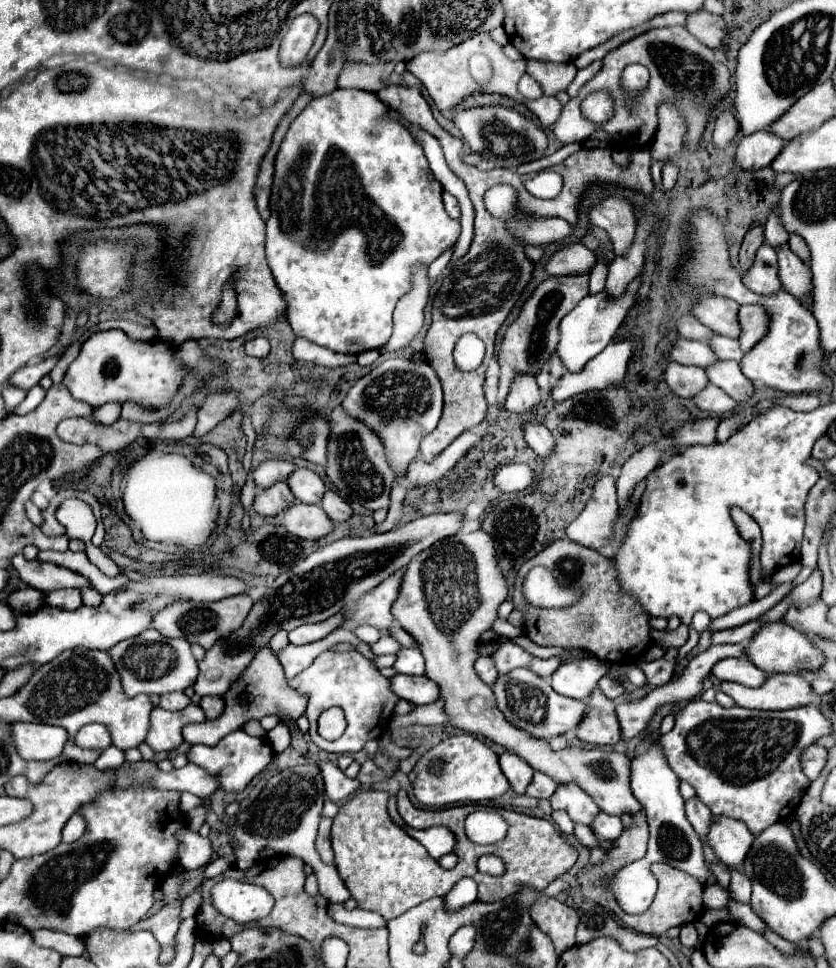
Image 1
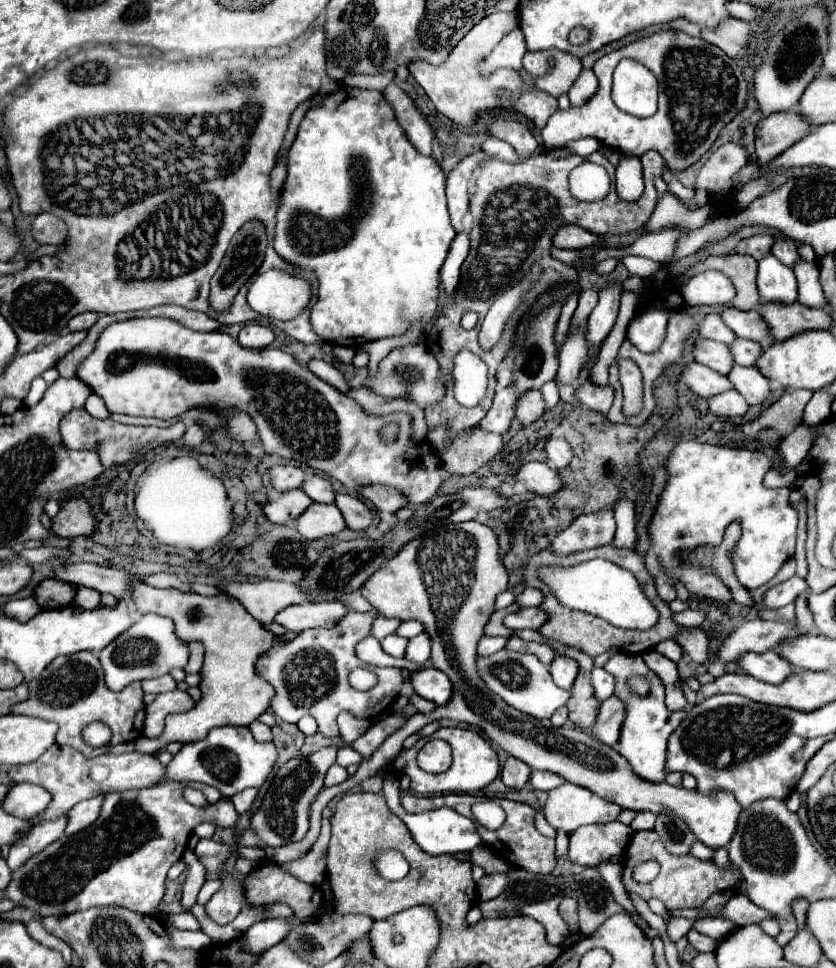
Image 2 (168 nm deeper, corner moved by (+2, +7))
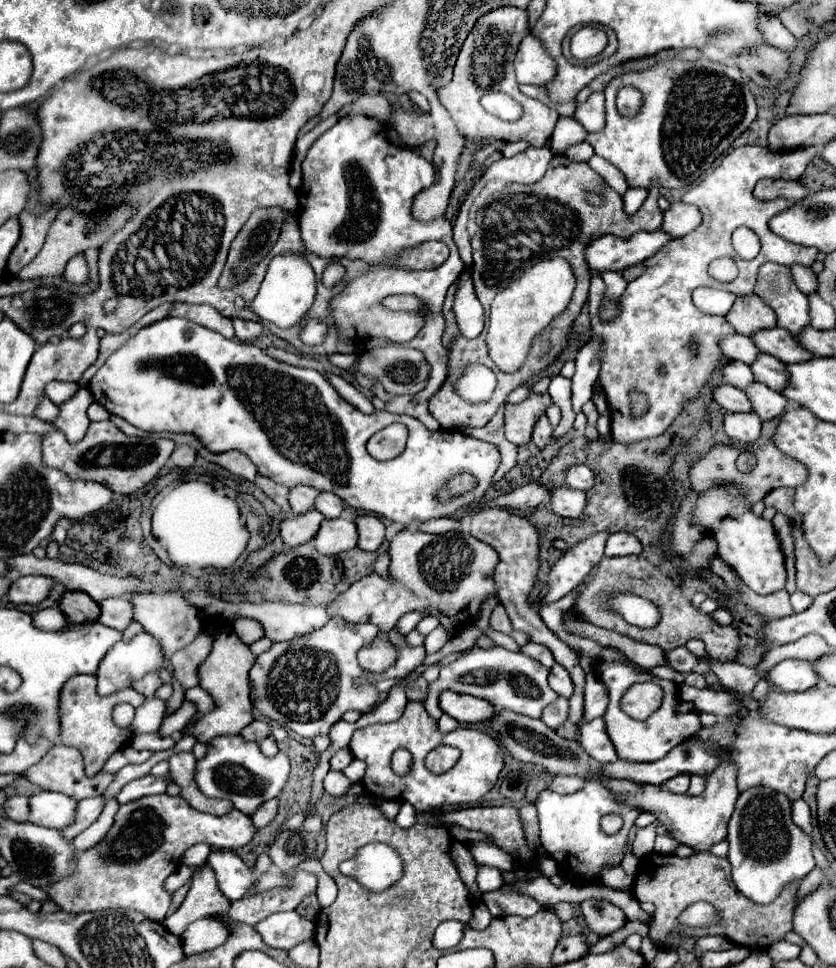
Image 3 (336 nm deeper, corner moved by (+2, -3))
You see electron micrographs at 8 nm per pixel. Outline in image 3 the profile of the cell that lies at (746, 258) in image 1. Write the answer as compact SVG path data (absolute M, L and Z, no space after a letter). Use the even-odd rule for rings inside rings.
M755 294L739 296L725 318L735 328L737 334L745 334L745 336L753 334L755 330L773 328L777 322L775 312Z

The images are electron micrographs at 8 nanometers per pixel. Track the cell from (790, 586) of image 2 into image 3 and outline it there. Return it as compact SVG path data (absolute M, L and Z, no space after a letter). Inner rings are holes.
M793 592L791 594L791 606L793 606L793 610L795 612L801 612L801 610L805 610L805 608L809 608L809 604L813 602L813 598L811 596L807 596L805 592Z

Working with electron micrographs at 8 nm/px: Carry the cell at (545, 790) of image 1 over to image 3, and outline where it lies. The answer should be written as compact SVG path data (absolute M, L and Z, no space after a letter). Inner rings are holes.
M557 776L557 778L553 778L553 782L549 784L549 790L551 790L551 792L557 792L557 794L573 794L573 792L577 792L583 784L585 784L585 780L579 780L579 778L575 778L575 776Z

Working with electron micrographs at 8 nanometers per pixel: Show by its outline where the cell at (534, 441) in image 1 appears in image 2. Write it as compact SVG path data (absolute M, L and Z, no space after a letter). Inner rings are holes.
M549 436L547 444L545 444L545 450L547 450L547 458L549 462L555 466L555 468L567 468L573 460L573 450L571 446L565 442L565 438L559 438L559 436Z

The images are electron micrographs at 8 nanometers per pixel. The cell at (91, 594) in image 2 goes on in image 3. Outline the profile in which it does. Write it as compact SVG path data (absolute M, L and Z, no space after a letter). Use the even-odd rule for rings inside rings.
M105 598L99 602L99 608L101 608L101 614L99 614L97 622L105 624L105 626L113 626L117 630L123 630L129 626L129 622L133 622L131 604L127 600Z

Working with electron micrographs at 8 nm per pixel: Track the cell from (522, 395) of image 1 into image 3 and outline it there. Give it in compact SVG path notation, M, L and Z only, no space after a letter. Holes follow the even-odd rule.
M541 414L541 416L537 418L537 422L535 422L535 426L533 426L533 436L531 436L531 440L537 444L537 448L543 448L543 446L549 442L551 434L553 434L553 428L551 428L547 416Z

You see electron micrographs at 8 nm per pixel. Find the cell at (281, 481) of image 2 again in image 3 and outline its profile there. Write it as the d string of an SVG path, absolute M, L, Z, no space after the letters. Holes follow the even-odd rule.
M295 486L289 490L289 504L295 514L307 512L313 508L313 500L317 498L317 490L311 486Z

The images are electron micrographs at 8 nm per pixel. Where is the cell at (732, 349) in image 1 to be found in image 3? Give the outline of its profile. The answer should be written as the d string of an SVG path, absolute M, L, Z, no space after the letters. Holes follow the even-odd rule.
M759 354L757 360L751 364L751 372L757 382L767 384L771 390L783 390L783 386L789 380L789 374L785 372L785 364L769 354Z

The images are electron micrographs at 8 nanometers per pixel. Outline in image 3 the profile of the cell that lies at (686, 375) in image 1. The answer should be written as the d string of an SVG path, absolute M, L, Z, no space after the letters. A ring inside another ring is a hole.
M721 384L713 388L713 400L725 408L727 412L751 412L751 404L743 390L733 388L729 384Z

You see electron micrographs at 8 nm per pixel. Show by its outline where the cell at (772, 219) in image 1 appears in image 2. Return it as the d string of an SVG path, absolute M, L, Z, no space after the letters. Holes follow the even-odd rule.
M787 238L787 240L775 240L775 246L773 246L773 256L777 256L785 266L793 266L795 262L799 262L799 260L803 260L801 256L799 256L799 252L797 252L797 244L791 240L791 238Z

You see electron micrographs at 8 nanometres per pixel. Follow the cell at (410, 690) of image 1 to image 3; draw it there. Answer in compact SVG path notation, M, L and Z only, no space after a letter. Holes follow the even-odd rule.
M451 690L441 692L439 708L451 718L455 718L457 722L467 722L467 724L489 720L489 716L493 716L495 712L493 704L481 698L473 698L469 694L457 694Z

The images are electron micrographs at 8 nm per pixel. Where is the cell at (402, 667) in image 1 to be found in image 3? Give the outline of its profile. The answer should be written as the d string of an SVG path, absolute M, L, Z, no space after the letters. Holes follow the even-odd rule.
M439 626L439 628L435 628L429 636L425 636L425 650L427 650L427 654L433 654L433 652L437 652L437 650L441 650L443 648L443 644L447 642L447 638L449 638L449 634Z

